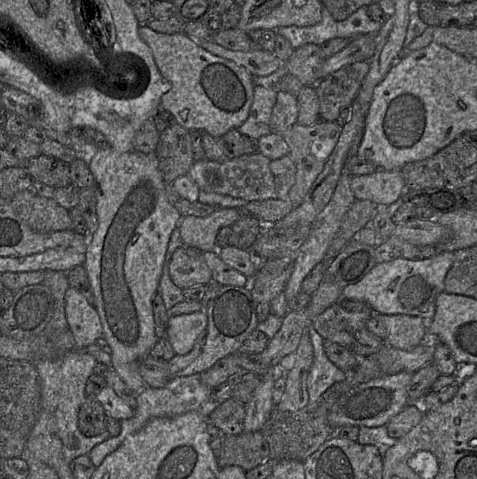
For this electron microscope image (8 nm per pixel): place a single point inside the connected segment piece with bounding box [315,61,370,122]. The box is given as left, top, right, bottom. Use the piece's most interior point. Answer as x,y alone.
338,90

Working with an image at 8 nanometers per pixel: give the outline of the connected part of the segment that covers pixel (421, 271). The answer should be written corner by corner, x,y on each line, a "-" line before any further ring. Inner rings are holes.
439,251
423,260
395,260
377,263
361,280
342,289
341,299
366,302
375,313
406,314
430,321
436,310
436,298
444,291
445,276
454,260
454,253

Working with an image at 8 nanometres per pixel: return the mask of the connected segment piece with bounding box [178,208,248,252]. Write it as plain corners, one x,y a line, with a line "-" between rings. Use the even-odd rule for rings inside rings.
216,208
214,212
212,212
210,215
205,217
197,217
197,216
182,217
178,225
178,228
180,231
180,237
183,242
183,245
196,248
201,252
214,250
216,249
216,236
218,231
224,226
231,227
231,225
234,222
238,221
243,215
248,215
248,214
243,214
239,208

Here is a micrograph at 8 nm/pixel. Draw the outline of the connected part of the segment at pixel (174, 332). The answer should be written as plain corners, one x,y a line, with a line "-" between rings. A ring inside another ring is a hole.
201,311
169,318
166,337
175,354
185,355
189,353
207,325
208,317
205,312

